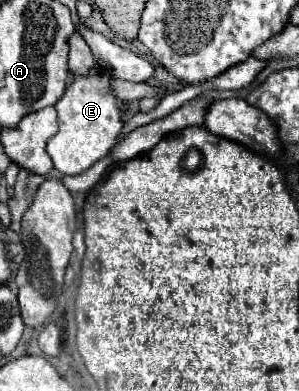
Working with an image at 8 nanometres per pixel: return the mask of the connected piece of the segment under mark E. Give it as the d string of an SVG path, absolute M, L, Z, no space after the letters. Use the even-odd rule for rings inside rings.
M95 64L89 74L75 78L67 86L63 98L55 104L55 110L59 132L49 140L47 154L61 174L81 174L93 162L107 156L123 128L119 98L111 86L111 74L99 64Z

